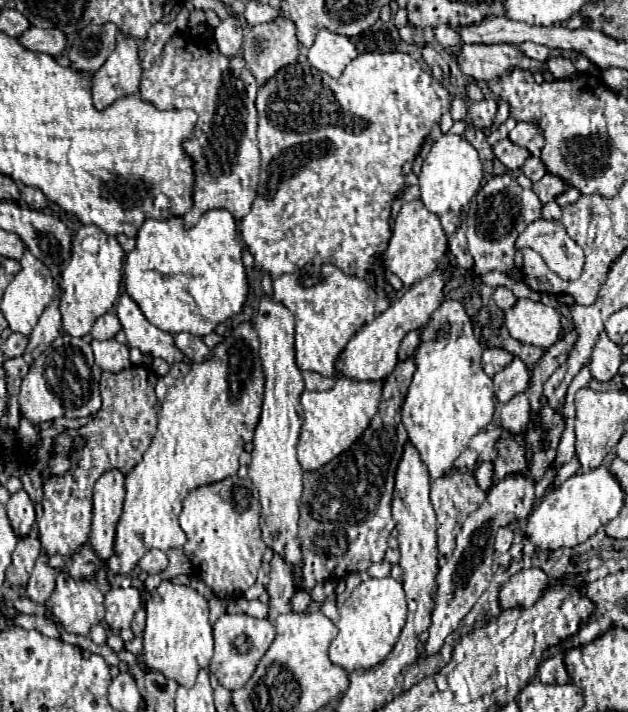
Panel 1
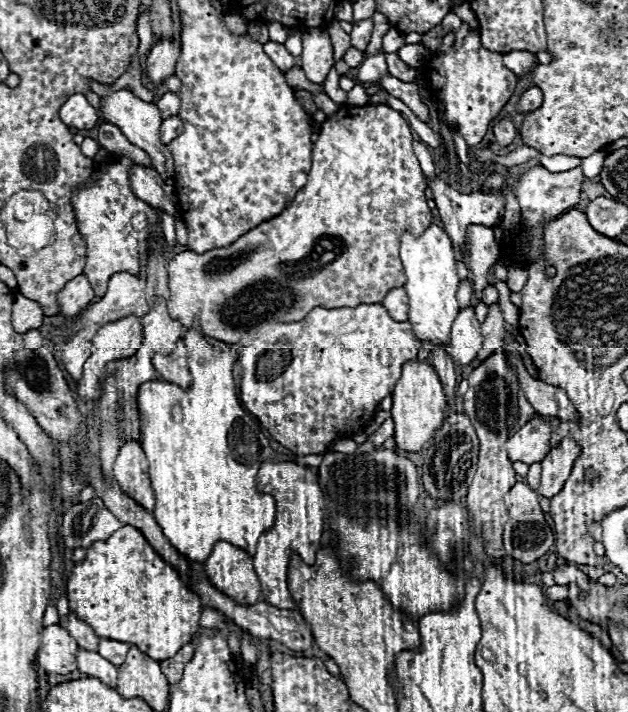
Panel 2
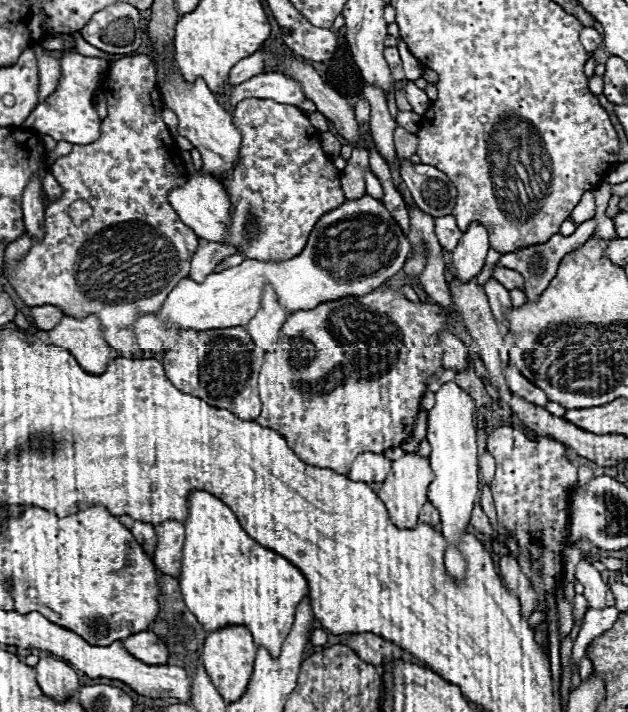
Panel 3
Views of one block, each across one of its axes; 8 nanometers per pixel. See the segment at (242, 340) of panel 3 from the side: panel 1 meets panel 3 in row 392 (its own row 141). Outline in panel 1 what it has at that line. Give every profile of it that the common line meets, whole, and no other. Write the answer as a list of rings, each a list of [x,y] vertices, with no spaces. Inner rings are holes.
[[[176,32],[166,46],[162,48],[162,54],[154,60],[152,68],[142,72],[140,82],[140,96],[142,100],[152,102],[160,110],[170,108],[192,108],[198,114],[196,128],[190,136],[190,140],[184,142],[184,150],[194,160],[194,172],[196,172],[196,186],[194,186],[194,206],[184,216],[186,226],[194,226],[200,216],[206,210],[212,208],[224,208],[228,210],[236,220],[244,218],[250,212],[250,206],[256,198],[258,188],[258,174],[260,174],[260,150],[256,140],[256,78],[252,78],[252,72],[248,70],[242,56],[224,56],[220,54],[214,40],[210,42],[196,42],[190,36],[184,36],[182,32]]]

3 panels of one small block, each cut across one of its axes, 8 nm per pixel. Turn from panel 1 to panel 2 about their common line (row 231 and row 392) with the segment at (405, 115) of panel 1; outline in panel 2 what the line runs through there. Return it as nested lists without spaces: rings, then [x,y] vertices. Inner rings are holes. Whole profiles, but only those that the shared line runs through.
[[[380,302],[332,310],[316,306],[300,322],[262,322],[246,333],[249,341],[237,344],[242,367],[240,400],[276,442],[298,454],[322,454],[338,440],[364,432],[372,424],[380,400],[392,394],[402,366],[420,350],[410,322],[392,320]]]

